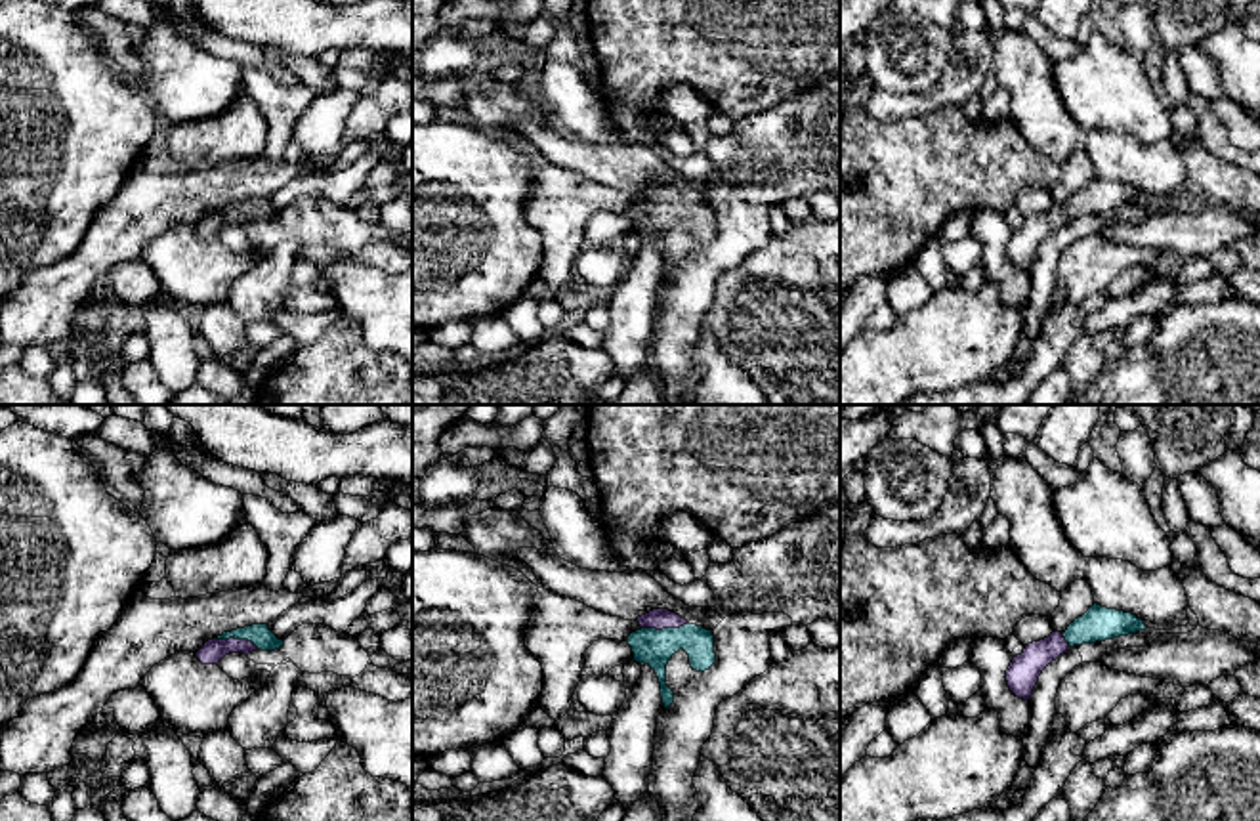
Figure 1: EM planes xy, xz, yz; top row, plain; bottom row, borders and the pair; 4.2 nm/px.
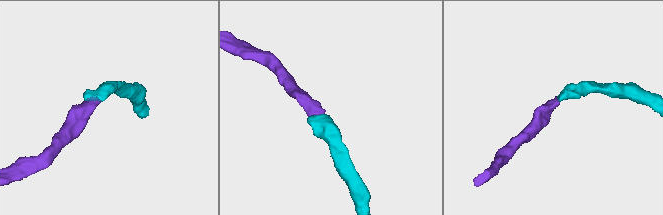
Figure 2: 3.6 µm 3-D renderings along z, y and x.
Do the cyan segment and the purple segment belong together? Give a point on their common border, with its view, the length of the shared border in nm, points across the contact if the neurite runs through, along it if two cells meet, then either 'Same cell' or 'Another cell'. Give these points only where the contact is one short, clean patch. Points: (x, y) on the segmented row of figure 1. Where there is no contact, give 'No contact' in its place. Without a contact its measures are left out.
Touches cyan at xz (665, 629). Shared border 200 nm. Path across: xz (655, 648), (665, 629), (659, 619). Same cell

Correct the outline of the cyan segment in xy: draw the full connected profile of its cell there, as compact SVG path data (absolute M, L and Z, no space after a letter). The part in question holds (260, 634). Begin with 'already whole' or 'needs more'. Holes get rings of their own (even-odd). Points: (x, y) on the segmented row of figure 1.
needs more; M252 624L208 640L195 655L202 664L218 664L229 653L275 651L283 645L267 624Z

